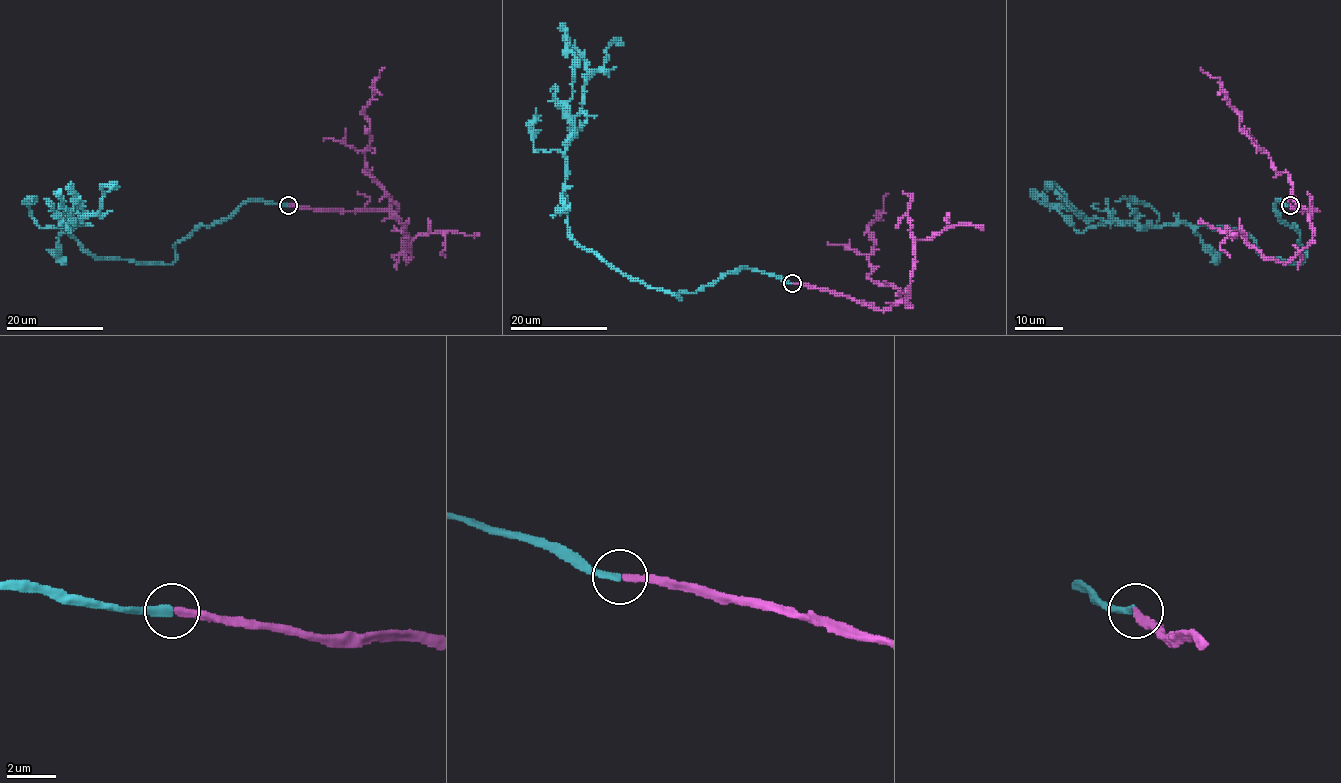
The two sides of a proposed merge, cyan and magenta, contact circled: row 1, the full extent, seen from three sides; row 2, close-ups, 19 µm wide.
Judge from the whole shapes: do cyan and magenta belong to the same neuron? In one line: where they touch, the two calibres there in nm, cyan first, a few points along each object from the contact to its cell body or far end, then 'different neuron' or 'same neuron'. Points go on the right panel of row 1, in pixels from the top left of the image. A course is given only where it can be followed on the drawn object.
place (1290, 205); calibres 280 and 280 nm; course cyan (1290, 204), (1275, 213), (1299, 232), (1301, 265), (1265, 259), (1240, 230), (1078, 232), (1031, 190); course magenta (1290, 204), (1316, 210), (1294, 201), (1291, 179), (1241, 130), (1240, 116), (1219, 79), (1200, 67); same neuron

